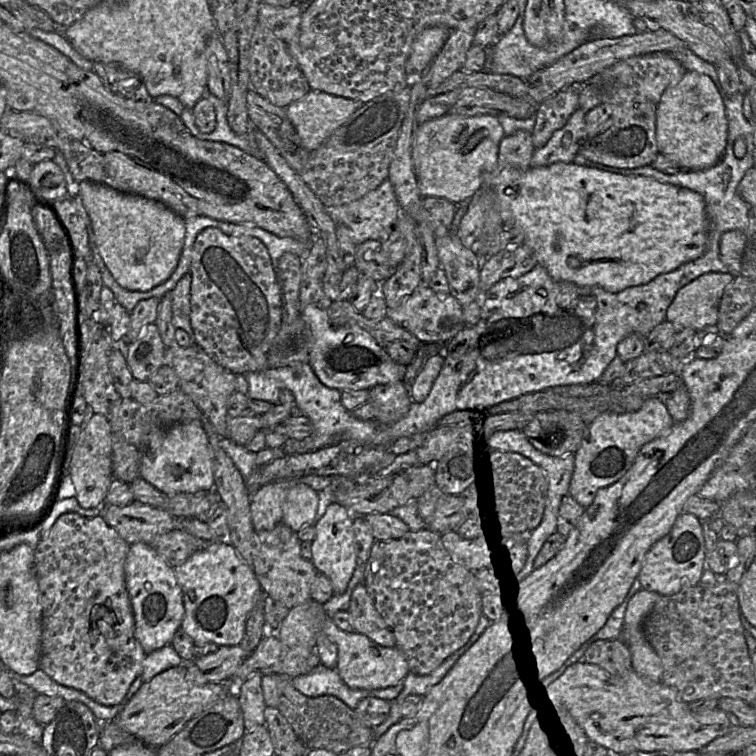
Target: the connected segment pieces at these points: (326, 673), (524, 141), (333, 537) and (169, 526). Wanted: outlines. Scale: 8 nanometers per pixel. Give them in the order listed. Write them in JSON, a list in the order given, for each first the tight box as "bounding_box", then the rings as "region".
[{"bounding_box":[292,664,403,710],"region":[[[322,664],[308,674],[294,677],[292,684],[305,696],[331,695],[343,701],[353,710],[363,698],[375,697],[391,702],[397,699],[403,690],[403,681],[393,687],[378,690],[353,689],[342,680],[336,669],[325,667]]]},{"bounding_box":[490,130,534,174],"region":[[[518,130],[504,135],[499,144],[496,166],[490,173],[498,174],[505,167],[528,169],[534,150],[531,132]]]},{"bounding_box":[311,502,357,594],"region":[[[330,502],[324,514],[315,522],[315,537],[311,542],[311,561],[315,568],[330,579],[335,594],[343,593],[357,566],[353,516],[341,504]]]},{"bounding_box":[100,501,182,545],"region":[[[136,501],[124,507],[109,505],[100,508],[104,521],[129,545],[138,542],[150,545],[159,535],[179,529],[182,519]]]}]

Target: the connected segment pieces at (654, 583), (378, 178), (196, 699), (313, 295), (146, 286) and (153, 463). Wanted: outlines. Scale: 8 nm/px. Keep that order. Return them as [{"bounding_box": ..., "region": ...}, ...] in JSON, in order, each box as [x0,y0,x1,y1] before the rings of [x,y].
[{"bounding_box":[638,513,706,596],"region":[[[690,513],[676,518],[671,530],[647,552],[638,580],[643,590],[669,596],[699,584],[706,559],[702,521]]]},{"bounding_box":[247,85,410,207],"region":[[[410,85],[388,91],[361,104],[317,149],[308,152],[301,146],[298,134],[286,115],[286,108],[273,105],[254,90],[247,92],[247,110],[251,125],[260,131],[301,177],[325,207],[339,206],[357,200],[377,188],[388,176],[390,160],[410,101]]]},{"bounding_box":[113,662,229,748],"region":[[[186,662],[173,667],[154,676],[149,682],[143,683],[139,690],[133,695],[125,708],[113,719],[122,731],[134,736],[137,741],[143,742],[151,748],[158,748],[166,744],[184,725],[193,717],[200,714],[212,703],[220,700],[229,693],[228,683],[214,683],[195,685],[186,679],[188,665]]]},{"bounding_box":[299,281,406,391],"region":[[[323,281],[304,282],[299,291],[300,316],[307,327],[309,338],[309,364],[319,381],[328,388],[346,391],[370,390],[376,385],[402,381],[406,367],[394,362],[384,348],[376,340],[357,324],[333,326],[329,321],[327,309],[332,300],[328,297]]]},{"bounding_box":[79,182,186,291],"region":[[[79,182],[79,195],[91,221],[98,251],[115,280],[130,291],[148,291],[165,282],[176,269],[186,234],[184,219],[155,199],[124,193],[105,184]]]},{"bounding_box":[140,420,214,495],"region":[[[194,420],[172,426],[153,450],[141,459],[140,478],[167,495],[214,490],[214,456],[202,422]]]}]

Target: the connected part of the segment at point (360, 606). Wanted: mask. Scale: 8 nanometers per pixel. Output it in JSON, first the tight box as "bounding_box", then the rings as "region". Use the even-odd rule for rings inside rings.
{"bounding_box":[347,583,396,647],"region":[[[364,583],[353,590],[347,611],[351,615],[354,632],[366,635],[383,647],[396,647],[396,638],[377,611]]]}

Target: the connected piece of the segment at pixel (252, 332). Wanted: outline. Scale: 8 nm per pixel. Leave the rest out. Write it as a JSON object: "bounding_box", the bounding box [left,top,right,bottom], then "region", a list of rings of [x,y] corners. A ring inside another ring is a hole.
{"bounding_box":[190,227,282,375],"region":[[[206,227],[196,237],[190,264],[191,313],[194,344],[235,375],[267,369],[267,354],[282,325],[282,300],[275,269],[265,245],[253,236],[231,236]]]}

